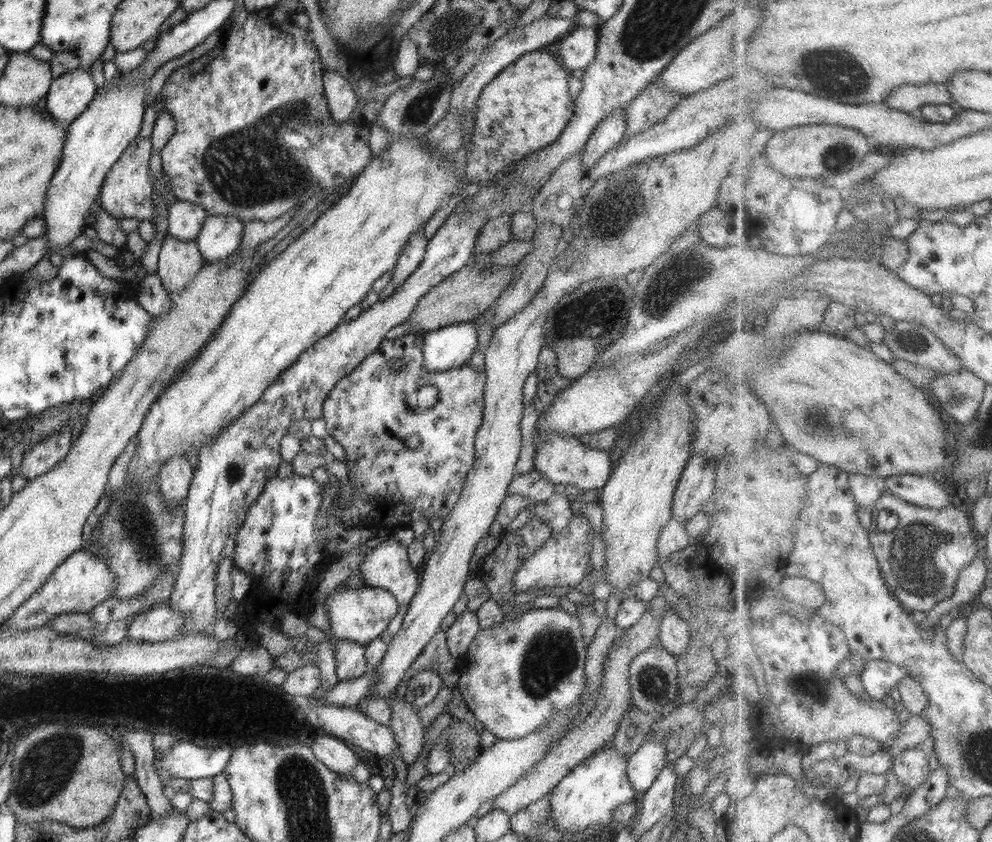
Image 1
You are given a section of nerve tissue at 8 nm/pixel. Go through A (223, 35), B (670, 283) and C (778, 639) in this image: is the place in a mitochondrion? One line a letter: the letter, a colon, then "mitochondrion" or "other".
A: other
B: mitochondrion
C: other

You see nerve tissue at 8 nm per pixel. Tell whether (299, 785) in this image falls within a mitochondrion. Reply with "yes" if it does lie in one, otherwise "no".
yes

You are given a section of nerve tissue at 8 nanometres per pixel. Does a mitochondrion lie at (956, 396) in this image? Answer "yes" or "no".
yes

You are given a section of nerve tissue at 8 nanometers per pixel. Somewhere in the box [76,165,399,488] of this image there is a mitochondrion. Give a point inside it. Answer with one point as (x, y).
(366, 435)

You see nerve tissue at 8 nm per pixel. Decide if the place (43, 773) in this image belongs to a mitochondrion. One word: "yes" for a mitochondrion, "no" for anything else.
yes

